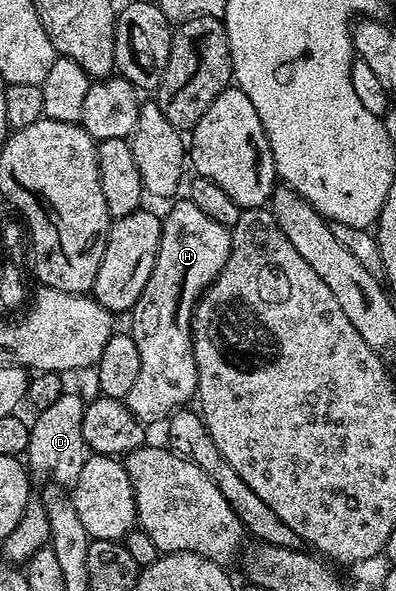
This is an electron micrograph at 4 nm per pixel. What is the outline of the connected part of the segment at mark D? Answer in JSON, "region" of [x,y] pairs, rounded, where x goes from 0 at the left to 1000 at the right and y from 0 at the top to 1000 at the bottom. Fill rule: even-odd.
{"region":[[[162,665],[146,670],[146,675],[129,677],[96,699],[93,711],[81,711],[68,783],[91,809],[96,804],[104,810],[144,810],[146,821],[154,822],[146,826],[174,827],[230,768],[222,753],[210,746],[210,699],[217,680],[194,670]]]}

